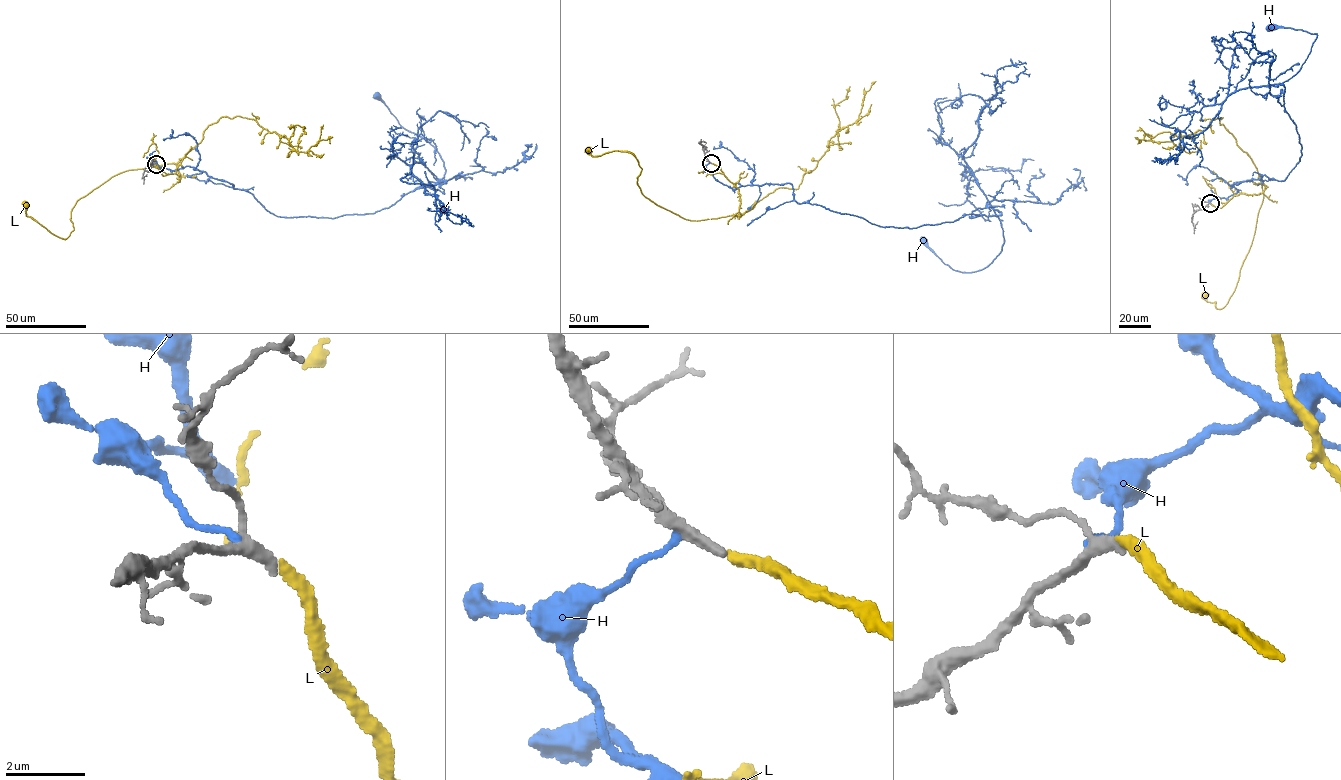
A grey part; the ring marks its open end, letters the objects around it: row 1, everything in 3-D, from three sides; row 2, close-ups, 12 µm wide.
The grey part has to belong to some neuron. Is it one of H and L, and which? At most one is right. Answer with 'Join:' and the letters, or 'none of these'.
Join: none of these

